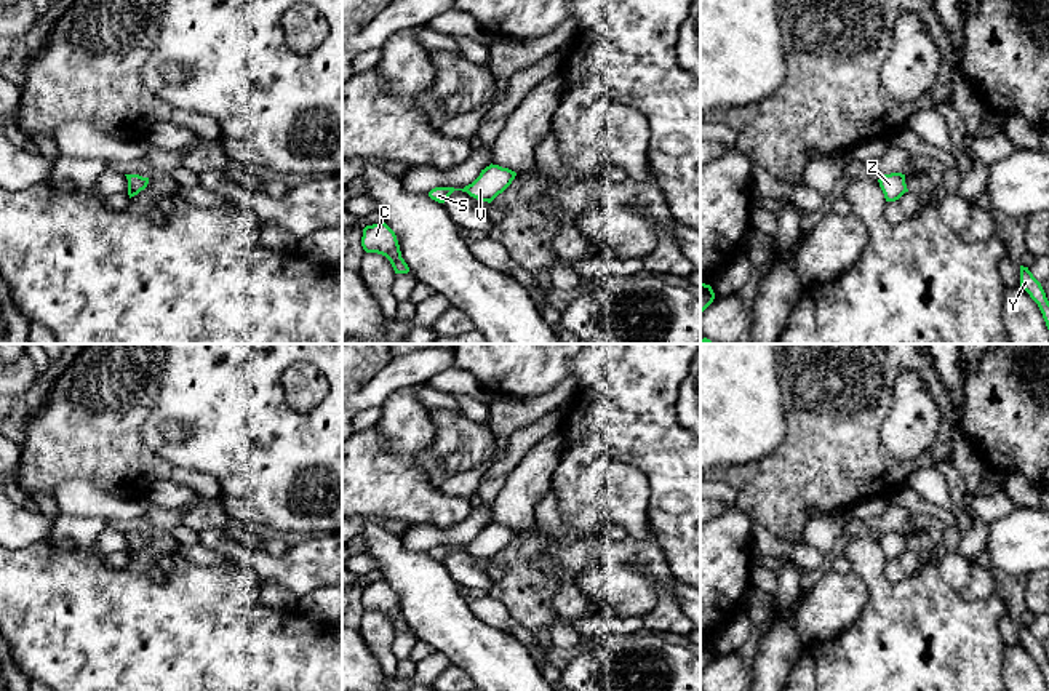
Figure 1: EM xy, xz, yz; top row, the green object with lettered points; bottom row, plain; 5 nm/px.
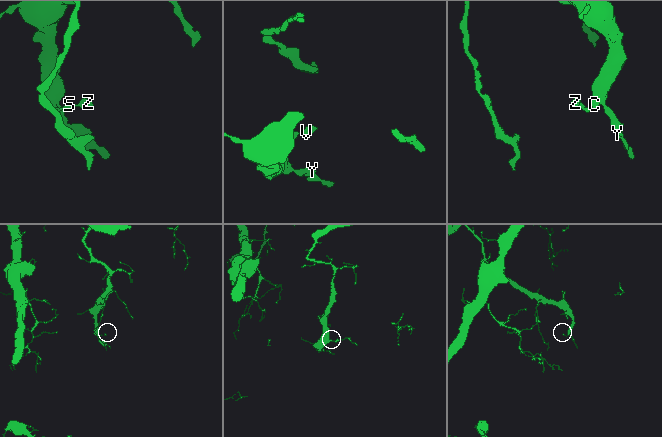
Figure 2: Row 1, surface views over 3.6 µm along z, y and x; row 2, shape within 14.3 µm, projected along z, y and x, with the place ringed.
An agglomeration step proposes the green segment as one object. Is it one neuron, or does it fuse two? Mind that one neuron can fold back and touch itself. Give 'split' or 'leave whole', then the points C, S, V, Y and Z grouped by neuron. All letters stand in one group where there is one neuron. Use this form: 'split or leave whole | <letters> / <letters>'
leave whole | C S V Y Z

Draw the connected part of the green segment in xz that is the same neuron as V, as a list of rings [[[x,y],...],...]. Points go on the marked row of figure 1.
[[[491,163],[481,170],[480,176],[472,184],[465,186],[464,189],[435,187],[429,192],[429,197],[438,203],[445,203],[454,190],[462,190],[480,202],[491,203],[512,184],[515,176],[515,171]]]

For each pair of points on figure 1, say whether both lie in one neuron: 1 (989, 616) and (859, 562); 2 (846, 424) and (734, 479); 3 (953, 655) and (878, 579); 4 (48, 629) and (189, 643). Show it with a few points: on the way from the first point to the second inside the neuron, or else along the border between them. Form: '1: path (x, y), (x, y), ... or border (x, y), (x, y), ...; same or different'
1: path (957, 616), (913, 616), (891, 594); same
2: path (819, 451), (792, 479), (761, 479); same
3: path (934, 635), (897, 599); same
4: path (83, 629), (98, 639), (147, 639), (154, 643); same

